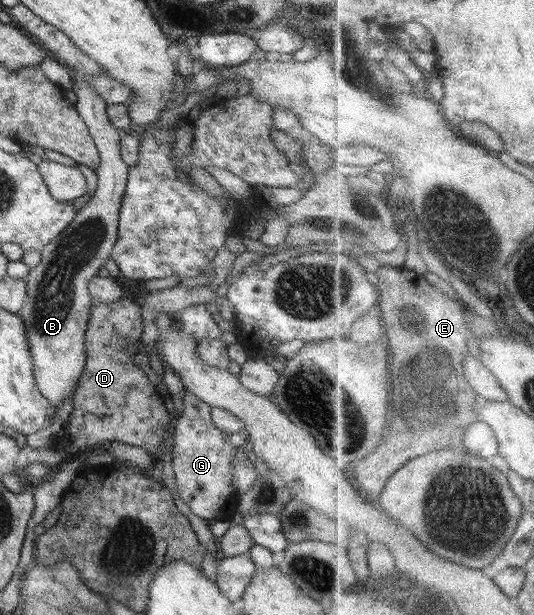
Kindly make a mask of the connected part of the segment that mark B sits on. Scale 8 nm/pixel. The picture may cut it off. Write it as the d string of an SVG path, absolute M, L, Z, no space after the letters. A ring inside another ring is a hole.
M74 69L73 91L76 94L74 108L82 118L86 127L96 143L101 158L97 174L97 189L91 199L83 206L76 215L76 218L67 226L50 244L42 250L42 262L36 268L30 269L24 281L27 286L27 297L19 315L22 317L26 327L27 341L30 345L30 352L33 358L34 378L43 397L46 397L57 410L62 400L73 394L77 387L78 379L82 374L87 359L85 347L85 332L95 305L95 300L89 291L89 280L104 268L104 264L111 256L112 249L117 241L117 228L119 223L119 210L125 193L125 186L128 180L130 166L126 165L120 157L120 133L121 131L110 123L106 113L107 103L94 90L87 79L87 75L78 69Z

